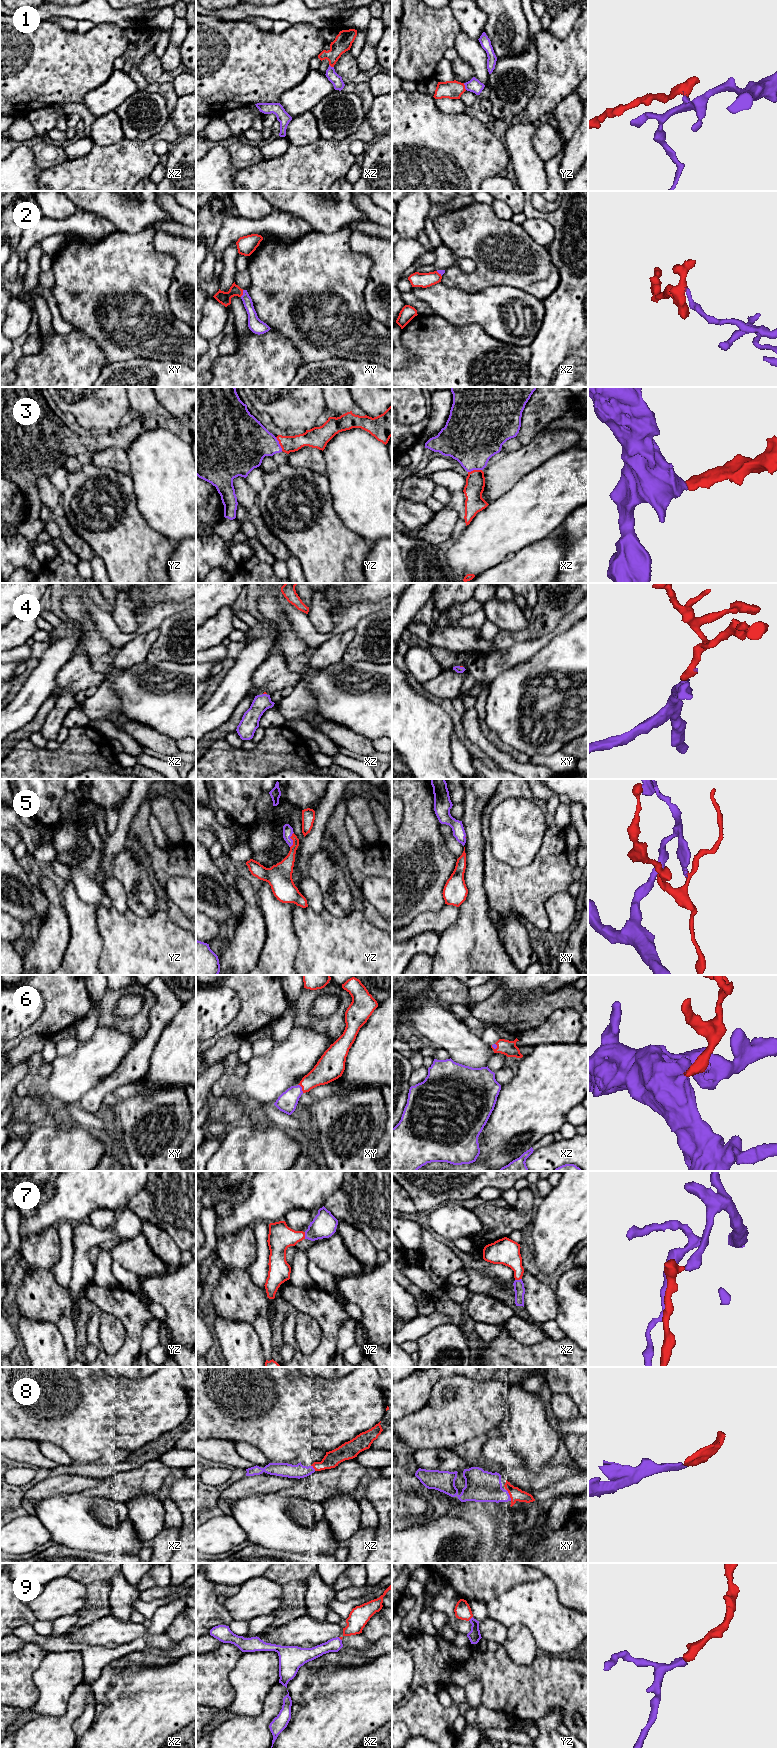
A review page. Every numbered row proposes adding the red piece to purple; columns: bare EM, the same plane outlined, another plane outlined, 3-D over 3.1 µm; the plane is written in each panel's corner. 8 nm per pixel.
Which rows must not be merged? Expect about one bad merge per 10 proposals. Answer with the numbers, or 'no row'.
no row

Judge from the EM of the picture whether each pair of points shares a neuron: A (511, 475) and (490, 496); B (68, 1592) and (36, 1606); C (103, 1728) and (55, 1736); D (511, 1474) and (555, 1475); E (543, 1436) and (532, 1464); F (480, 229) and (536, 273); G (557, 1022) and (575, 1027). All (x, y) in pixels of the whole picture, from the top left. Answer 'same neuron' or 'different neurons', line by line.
A: same neuron
B: same neuron
C: different neurons
D: same neuron
E: same neuron
F: same neuron
G: same neuron

